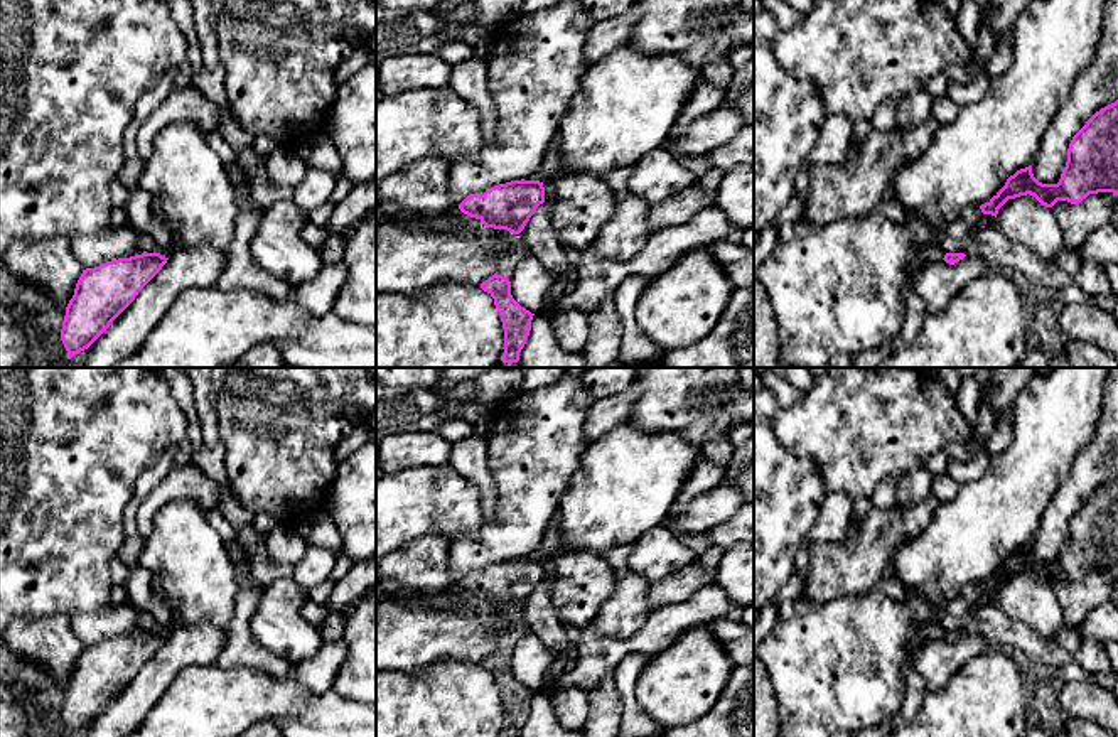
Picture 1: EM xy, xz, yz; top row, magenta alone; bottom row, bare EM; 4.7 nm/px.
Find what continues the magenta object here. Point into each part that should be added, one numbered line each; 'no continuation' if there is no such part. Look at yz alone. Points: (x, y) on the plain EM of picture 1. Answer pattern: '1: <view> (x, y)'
no continuation

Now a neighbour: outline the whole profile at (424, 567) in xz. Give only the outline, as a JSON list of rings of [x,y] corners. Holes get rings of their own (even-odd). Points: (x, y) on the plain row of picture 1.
[[[427,535],[384,557],[376,565],[376,582],[383,590],[379,600],[411,600],[410,594],[417,592],[417,600],[427,604],[450,584],[449,548],[447,538]]]

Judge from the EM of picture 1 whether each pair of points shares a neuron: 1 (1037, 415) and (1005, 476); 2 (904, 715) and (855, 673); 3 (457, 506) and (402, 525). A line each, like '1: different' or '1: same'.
1: same
2: different
3: same

